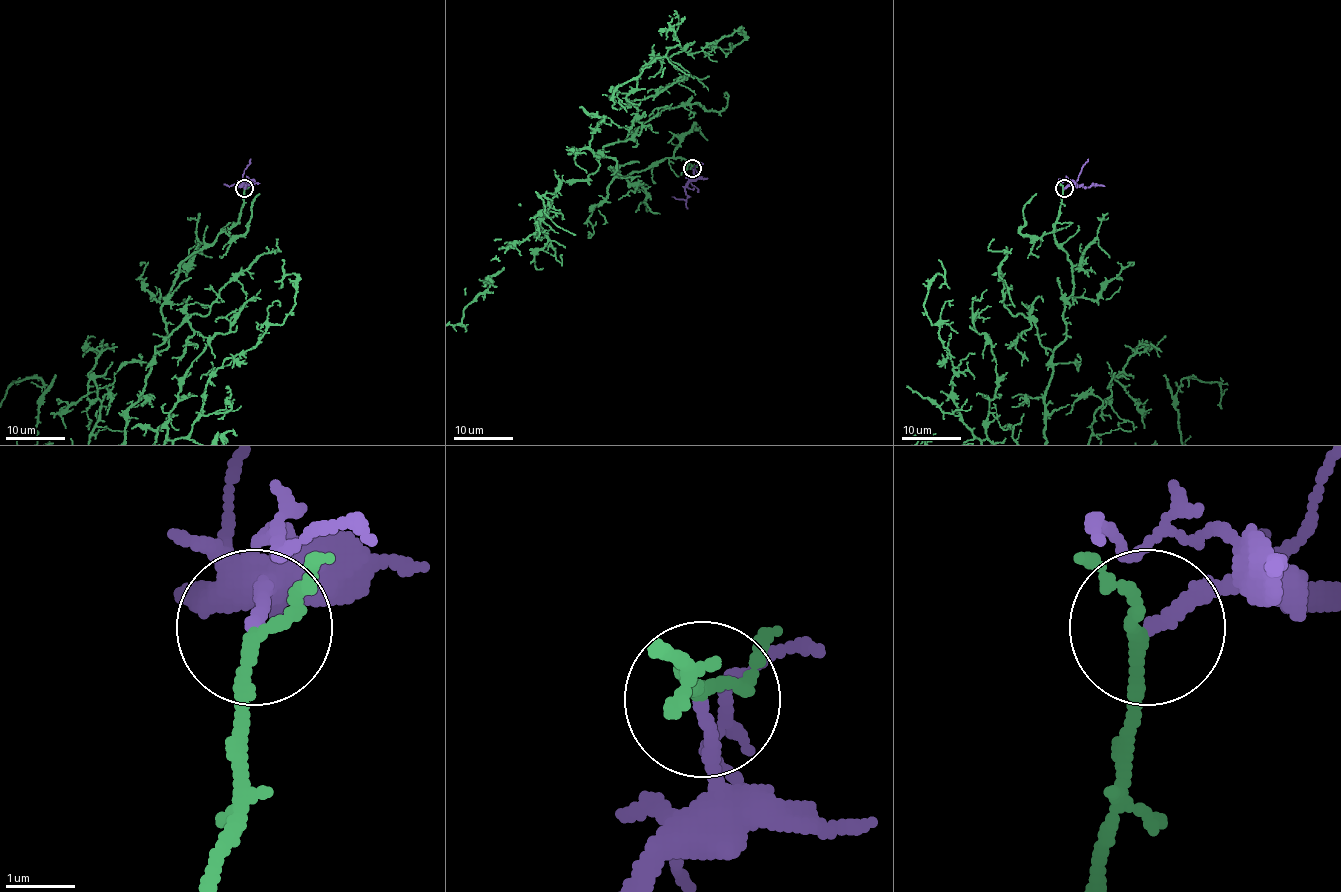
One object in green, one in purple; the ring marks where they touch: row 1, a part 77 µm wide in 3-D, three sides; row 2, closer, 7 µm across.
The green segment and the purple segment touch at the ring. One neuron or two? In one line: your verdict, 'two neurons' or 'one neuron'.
one neuron

